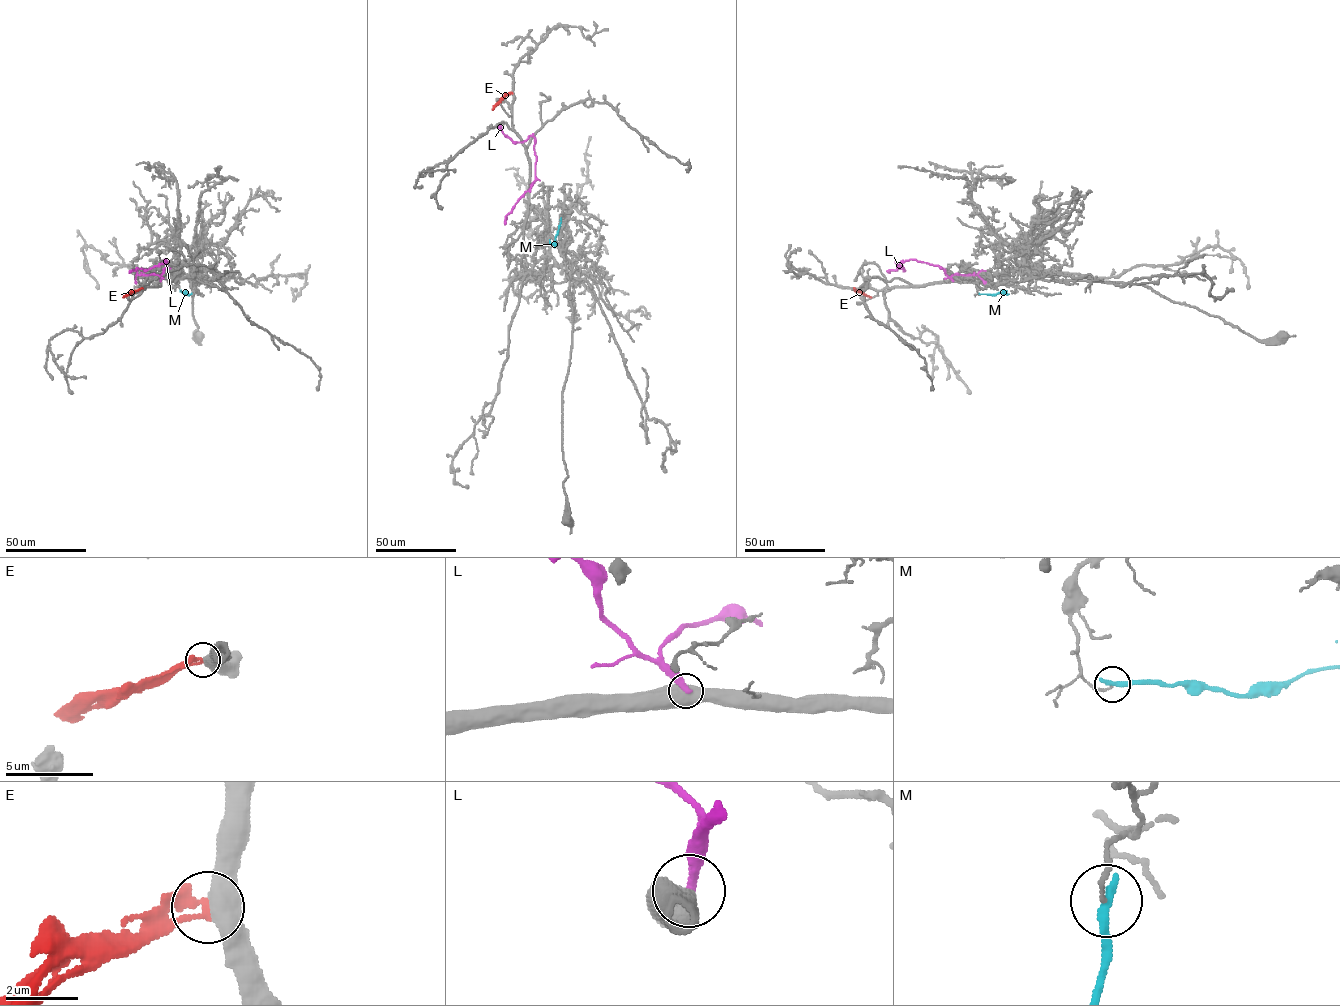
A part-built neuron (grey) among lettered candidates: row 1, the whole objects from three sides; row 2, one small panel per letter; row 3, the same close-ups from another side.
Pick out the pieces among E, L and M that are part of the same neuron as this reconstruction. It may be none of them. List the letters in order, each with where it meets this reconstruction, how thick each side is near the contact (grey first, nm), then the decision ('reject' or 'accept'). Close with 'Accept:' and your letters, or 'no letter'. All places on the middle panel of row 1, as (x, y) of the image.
E: meets grey at (512, 92); 500 nm thick on the grey side, 320 nm on the other; reject
L: meets grey at (530, 191); 750 nm thick on the grey side, 320 nm on the other; reject
M: meets grey at (561, 219); 110 nm thick on the grey side, 320 nm on the other; reject
Accept: no letter

